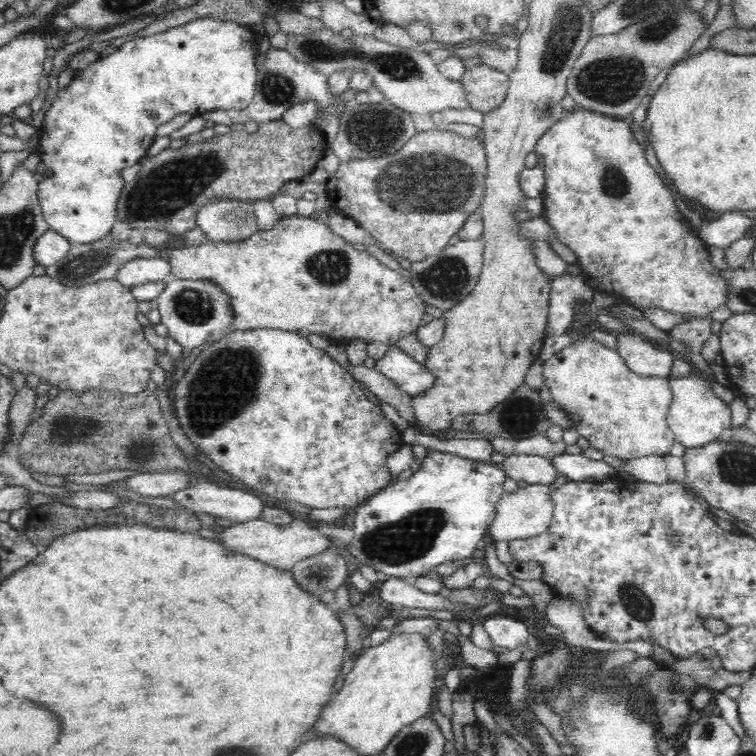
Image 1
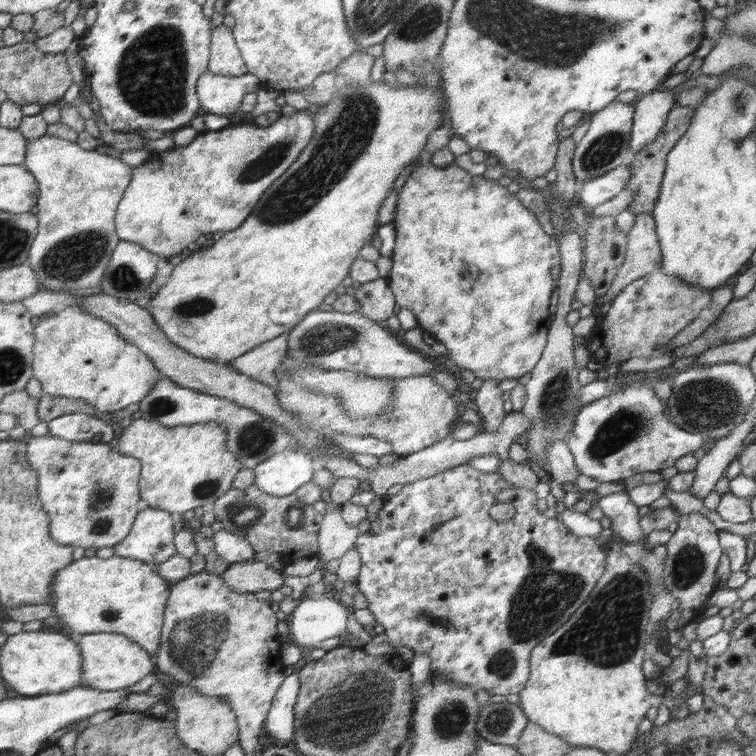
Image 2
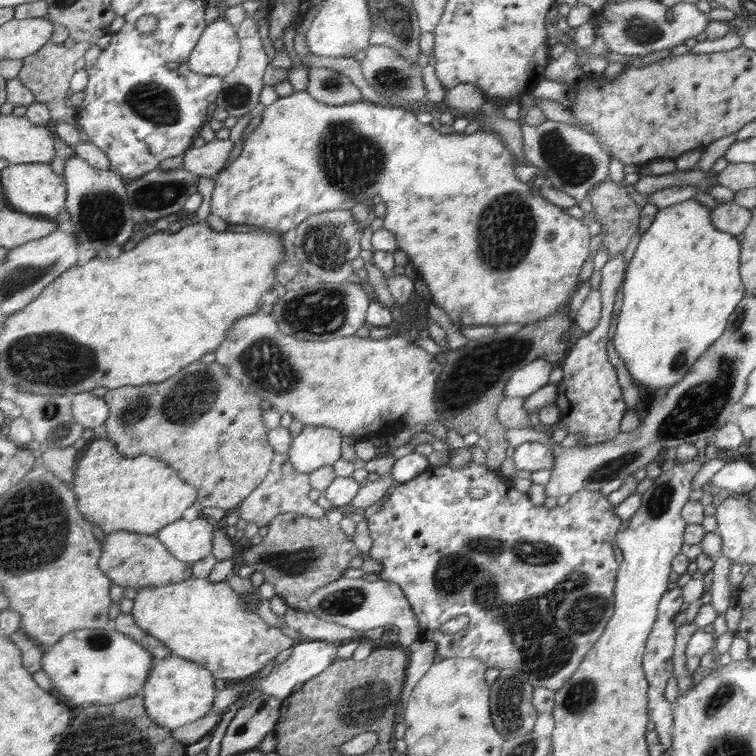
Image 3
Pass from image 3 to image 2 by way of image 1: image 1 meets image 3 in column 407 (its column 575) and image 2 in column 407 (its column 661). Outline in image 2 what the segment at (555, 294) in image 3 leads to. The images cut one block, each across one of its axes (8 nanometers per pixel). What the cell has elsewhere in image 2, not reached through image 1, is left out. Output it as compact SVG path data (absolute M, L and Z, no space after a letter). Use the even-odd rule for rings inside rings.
M455 162L446 167L436 167L432 163L416 164L406 178L404 186L398 191L396 200L396 216L392 221L396 230L395 247L392 253L392 268L388 276L389 287L395 296L396 307L411 310L417 320L417 326L430 332L435 340L448 350L448 358L460 369L471 370L477 378L483 380L520 379L529 373L540 360L540 354L546 344L546 327L550 318L550 296L556 290L551 270L562 264L559 253L559 241L549 235L541 226L536 214L524 206L518 196L510 194L497 180L490 180L483 175L474 175L460 168Z

